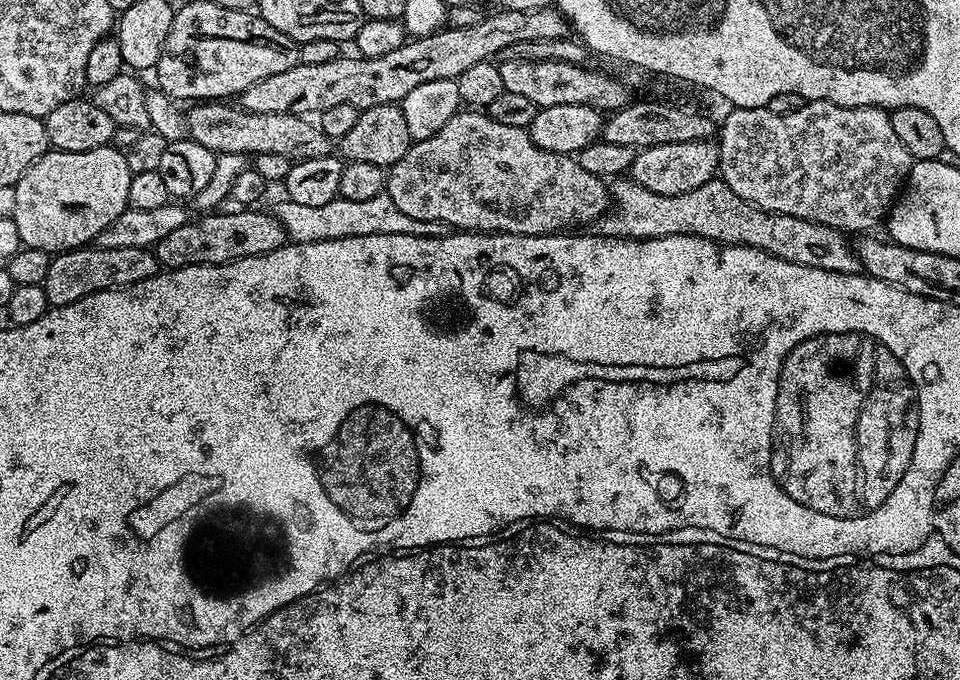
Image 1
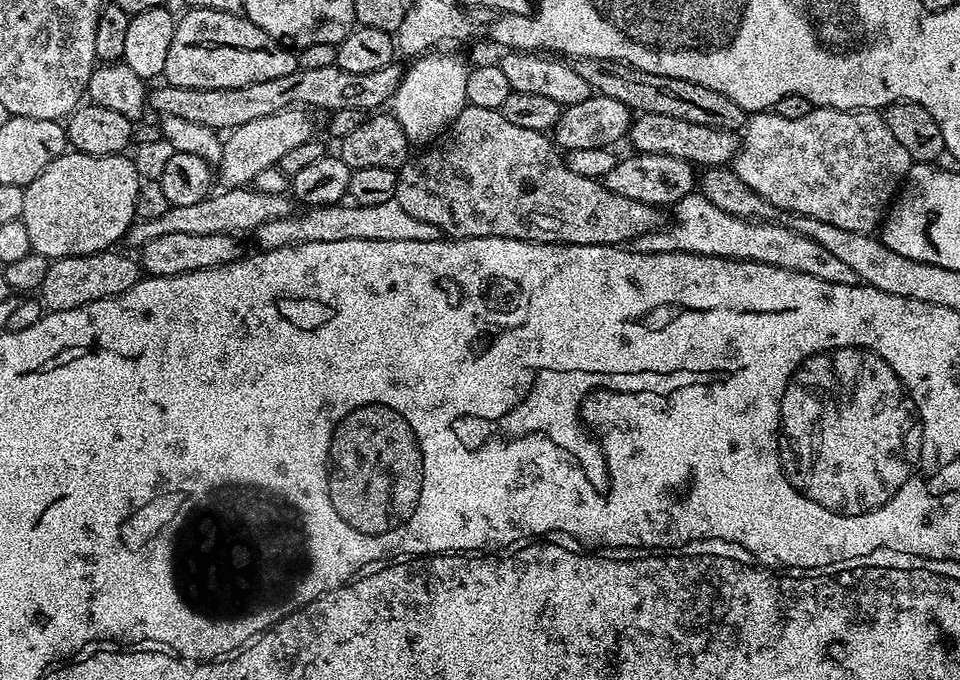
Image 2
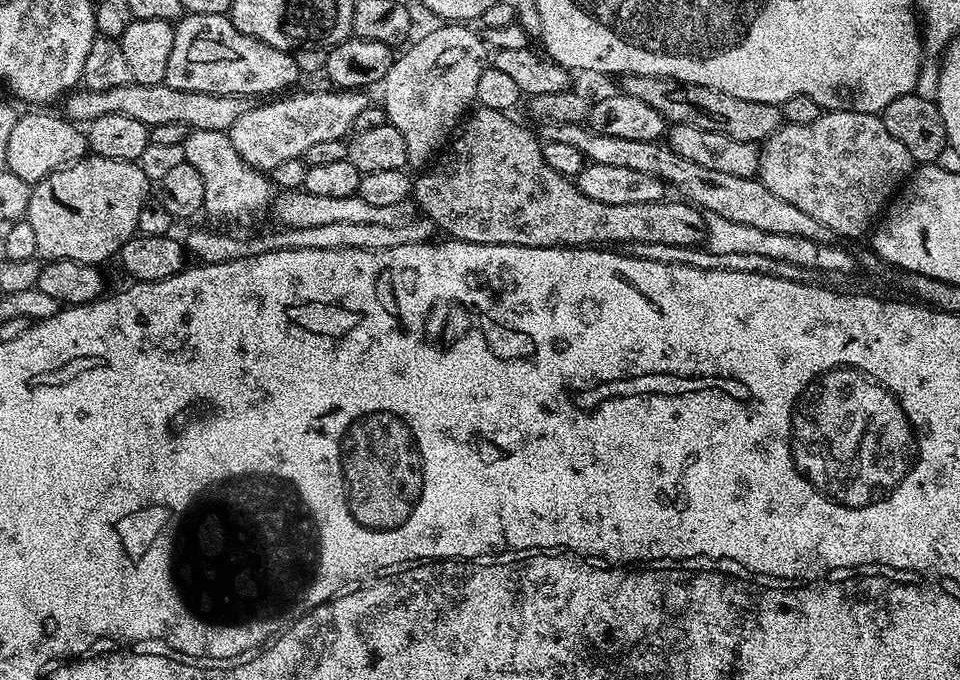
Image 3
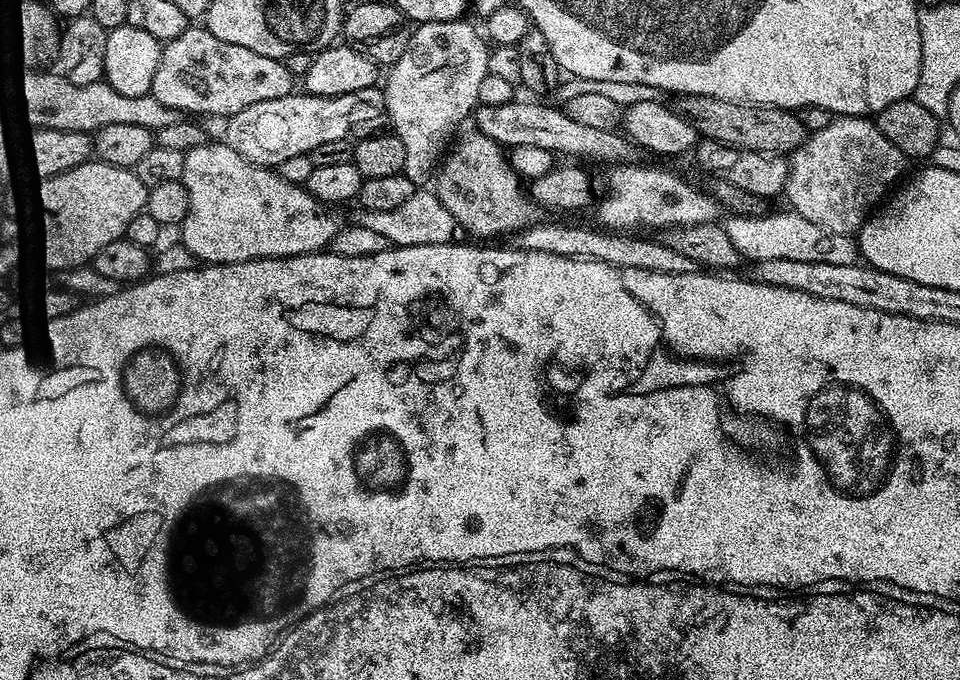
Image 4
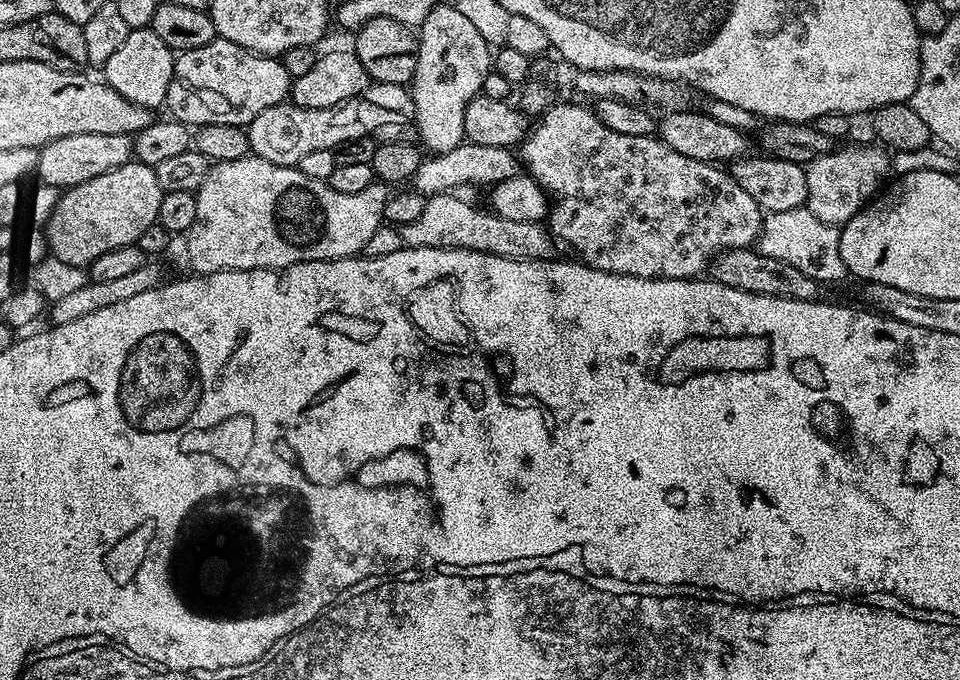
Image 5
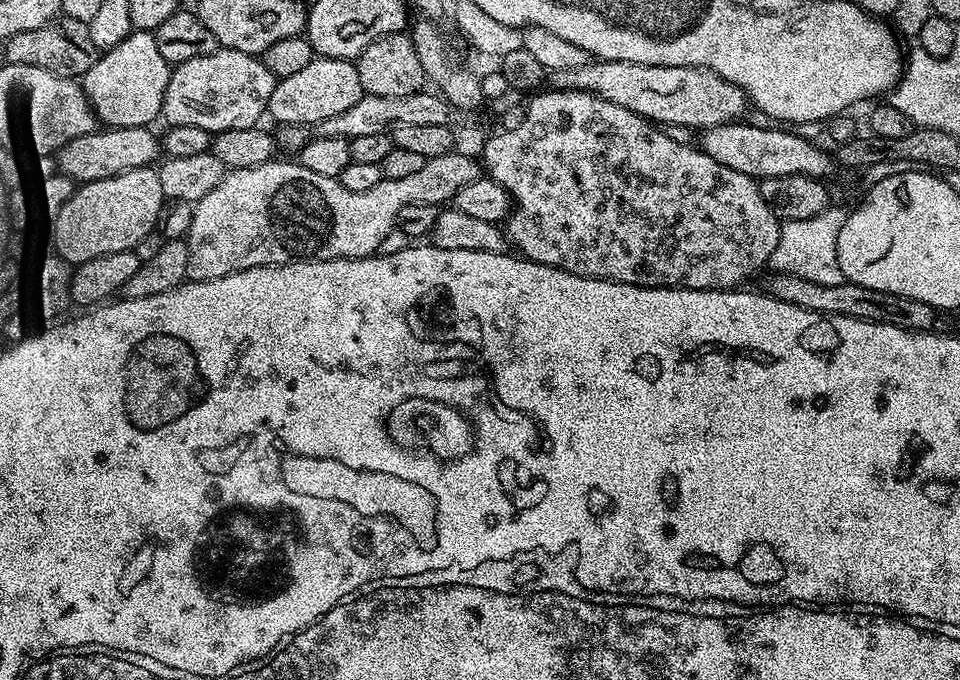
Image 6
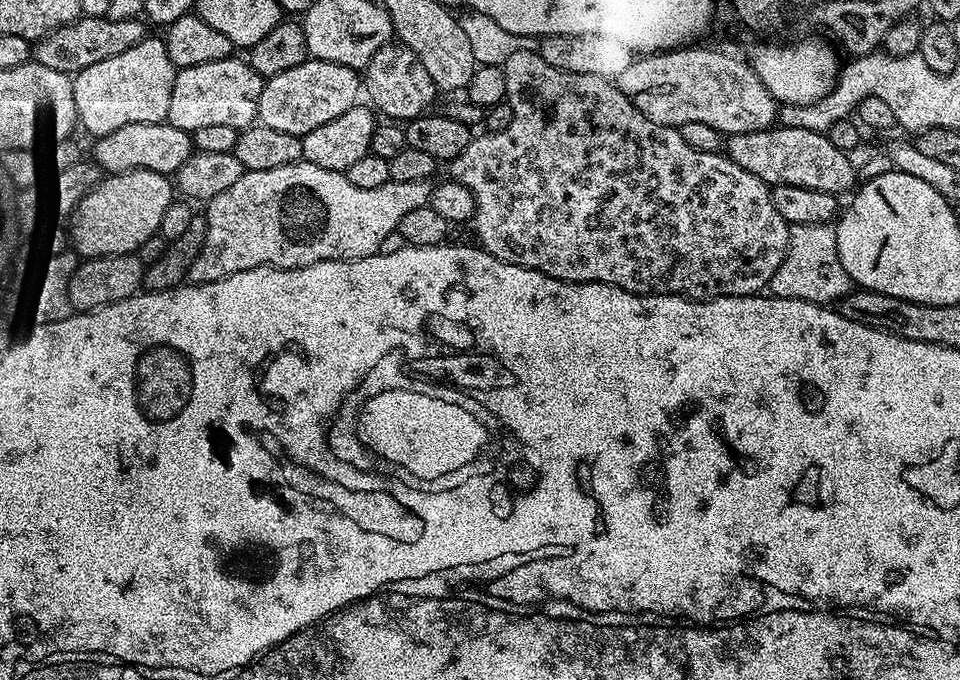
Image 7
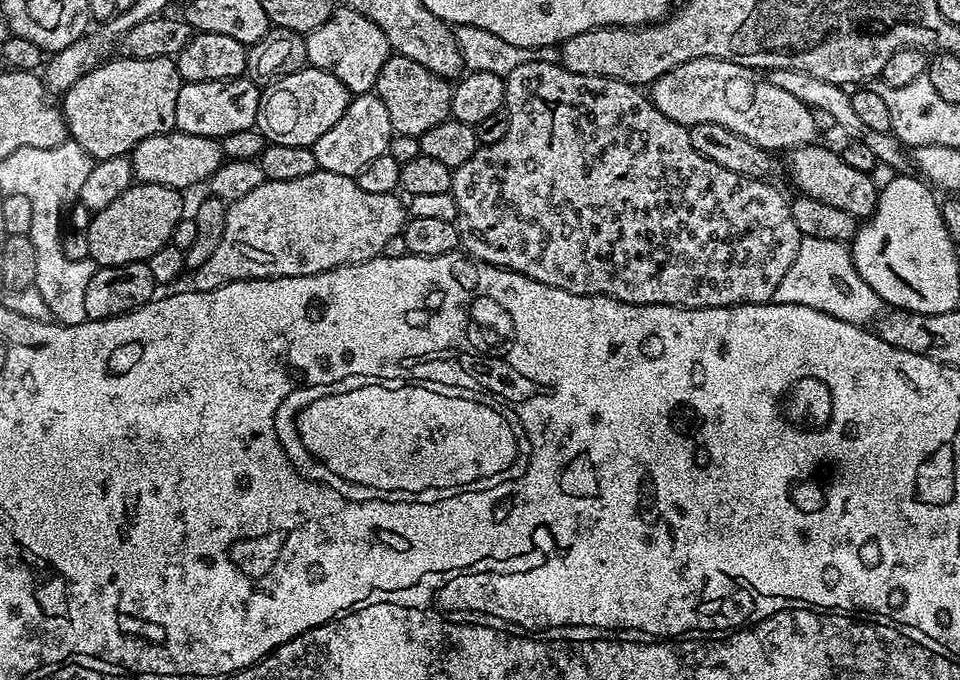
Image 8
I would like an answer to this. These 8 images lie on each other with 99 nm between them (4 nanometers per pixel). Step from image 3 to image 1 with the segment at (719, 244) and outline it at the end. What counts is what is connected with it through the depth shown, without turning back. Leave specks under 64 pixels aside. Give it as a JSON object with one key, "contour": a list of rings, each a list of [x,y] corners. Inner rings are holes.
{"contour":[[[620,178],[611,185],[610,200],[614,207],[591,225],[591,235],[623,236],[626,240],[649,240],[674,234],[701,236],[719,244],[754,246],[786,262],[822,270],[842,274],[861,271],[859,255],[853,245],[852,248],[848,245],[849,237],[840,229],[810,222],[806,218],[794,218],[790,214],[762,210],[746,202],[746,198],[738,198],[738,194],[734,194],[734,190],[719,178],[706,182],[706,186],[698,186],[698,190],[690,190],[690,194],[673,196],[654,194],[654,190],[638,186],[631,178]]]}

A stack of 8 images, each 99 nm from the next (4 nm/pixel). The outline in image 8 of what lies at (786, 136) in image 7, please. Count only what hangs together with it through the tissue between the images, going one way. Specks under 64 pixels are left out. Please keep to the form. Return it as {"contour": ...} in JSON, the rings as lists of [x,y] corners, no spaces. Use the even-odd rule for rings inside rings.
{"contour":[[[820,142],[800,145],[787,153],[788,176],[797,189],[797,193],[818,198],[818,202],[826,202],[829,206],[838,206],[838,210],[846,210],[846,214],[864,218],[876,206],[878,184],[875,184],[869,173],[854,170],[845,162],[843,155],[832,148],[823,148]]]}

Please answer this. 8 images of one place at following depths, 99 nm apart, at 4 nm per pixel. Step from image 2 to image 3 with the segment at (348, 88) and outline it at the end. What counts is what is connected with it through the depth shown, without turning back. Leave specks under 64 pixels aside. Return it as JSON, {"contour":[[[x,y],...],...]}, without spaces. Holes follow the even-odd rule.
{"contour":[[[129,82],[114,86],[114,90],[73,90],[63,97],[63,115],[69,121],[84,120],[91,122],[106,114],[122,114],[149,126],[180,124],[185,130],[214,130],[227,132],[229,126],[242,115],[249,101],[242,96],[226,94],[198,94],[194,90],[174,90],[169,84],[137,84]]]}

